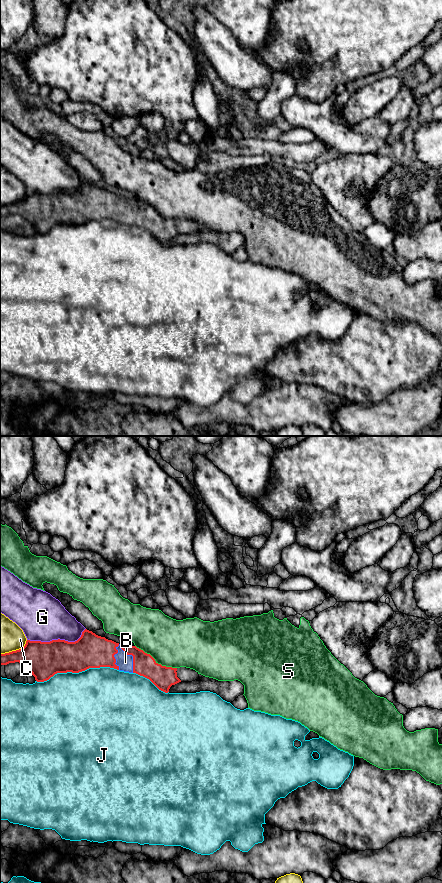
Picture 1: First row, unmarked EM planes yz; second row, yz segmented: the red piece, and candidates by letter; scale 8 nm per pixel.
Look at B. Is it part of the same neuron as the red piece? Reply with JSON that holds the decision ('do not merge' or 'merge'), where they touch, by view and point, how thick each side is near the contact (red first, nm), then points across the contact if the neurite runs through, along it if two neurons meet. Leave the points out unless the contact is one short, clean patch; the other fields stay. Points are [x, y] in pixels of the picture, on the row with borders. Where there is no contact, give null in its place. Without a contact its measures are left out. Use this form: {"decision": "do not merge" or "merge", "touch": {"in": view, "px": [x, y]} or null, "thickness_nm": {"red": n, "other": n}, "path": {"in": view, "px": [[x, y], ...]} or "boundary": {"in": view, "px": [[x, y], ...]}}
{"decision": "merge", "touch": {"in": "yz", "px": [133, 657]}, "thickness_nm": {"red": 180, "other": 130}}

